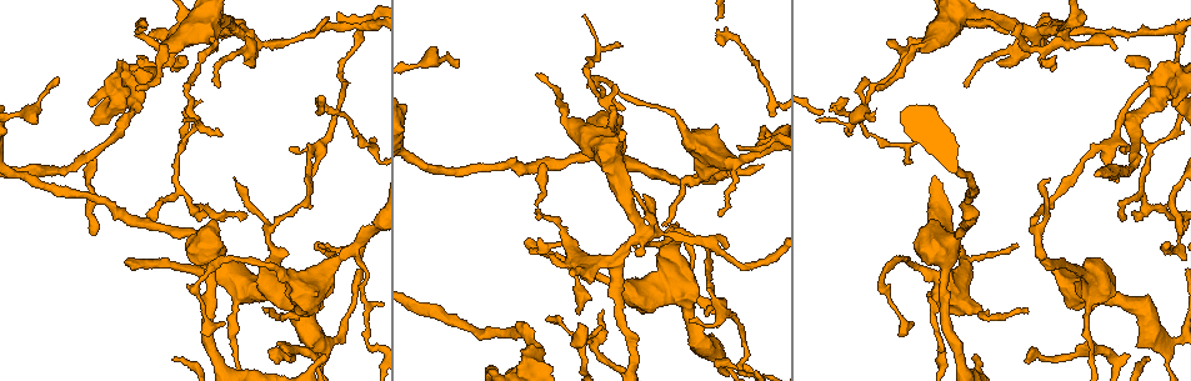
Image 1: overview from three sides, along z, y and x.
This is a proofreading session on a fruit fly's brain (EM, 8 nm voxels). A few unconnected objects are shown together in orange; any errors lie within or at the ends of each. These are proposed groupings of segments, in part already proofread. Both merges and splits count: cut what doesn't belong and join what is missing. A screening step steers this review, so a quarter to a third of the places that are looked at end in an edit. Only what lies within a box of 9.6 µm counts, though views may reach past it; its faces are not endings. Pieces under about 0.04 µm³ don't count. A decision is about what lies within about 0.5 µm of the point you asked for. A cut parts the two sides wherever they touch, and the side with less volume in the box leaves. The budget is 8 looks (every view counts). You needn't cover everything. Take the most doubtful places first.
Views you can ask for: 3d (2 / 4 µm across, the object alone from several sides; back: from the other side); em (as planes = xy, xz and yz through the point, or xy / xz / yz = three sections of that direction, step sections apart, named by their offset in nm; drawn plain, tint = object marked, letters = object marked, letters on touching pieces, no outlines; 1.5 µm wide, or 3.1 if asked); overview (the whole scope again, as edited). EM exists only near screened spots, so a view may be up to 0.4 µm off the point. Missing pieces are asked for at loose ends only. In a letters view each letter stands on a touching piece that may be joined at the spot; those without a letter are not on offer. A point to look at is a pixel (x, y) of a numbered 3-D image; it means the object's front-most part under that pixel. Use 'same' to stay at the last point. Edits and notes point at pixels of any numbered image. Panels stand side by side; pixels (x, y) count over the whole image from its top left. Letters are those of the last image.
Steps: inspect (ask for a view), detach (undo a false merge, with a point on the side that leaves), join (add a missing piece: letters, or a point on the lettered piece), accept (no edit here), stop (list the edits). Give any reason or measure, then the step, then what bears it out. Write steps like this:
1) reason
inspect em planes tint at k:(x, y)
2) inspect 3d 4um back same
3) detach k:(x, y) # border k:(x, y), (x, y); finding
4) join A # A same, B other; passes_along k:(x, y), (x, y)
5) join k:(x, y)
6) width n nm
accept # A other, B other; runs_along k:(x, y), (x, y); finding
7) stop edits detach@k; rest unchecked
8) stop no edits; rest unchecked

thin end
inspect em xy step 4 letters at 1:(665, 226)

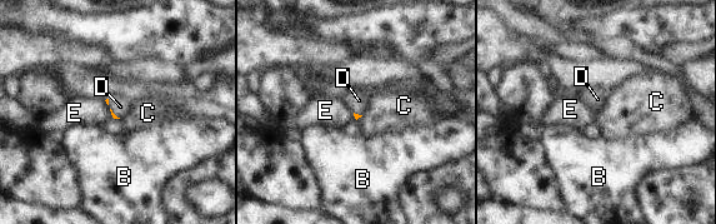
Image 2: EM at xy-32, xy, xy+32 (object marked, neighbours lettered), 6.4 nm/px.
inspect em planes letters same

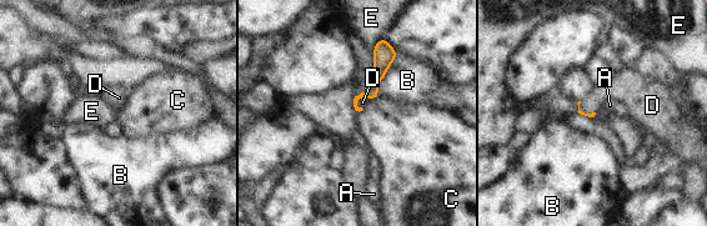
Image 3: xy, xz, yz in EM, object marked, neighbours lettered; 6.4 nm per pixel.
join D # A other, B other, C other, D same, E other; passes_along 3:(381, 65), (361, 98), (362, 103); it goes on there

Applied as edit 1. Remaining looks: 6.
inspect overview

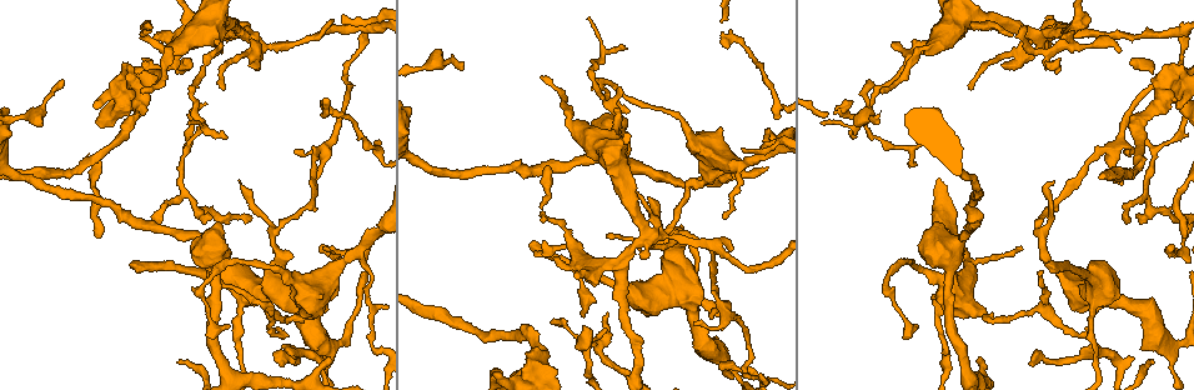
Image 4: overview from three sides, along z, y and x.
an open end
inspect em planes letters at 4:(1047, 262)

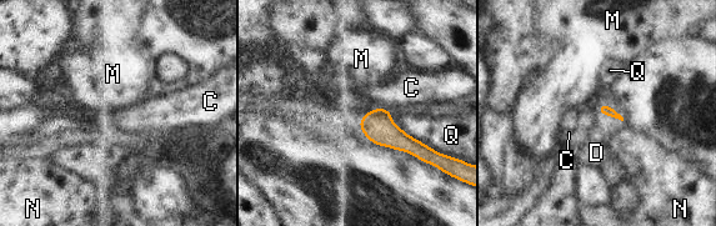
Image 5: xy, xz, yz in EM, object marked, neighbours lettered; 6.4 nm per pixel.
accept # C other, D other, M other, N other, Q other; border 5:(371, 109), (366, 112); none of them fits

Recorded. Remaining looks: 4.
branch stops here
inspect 3d 4um at 4:(1061, 39)

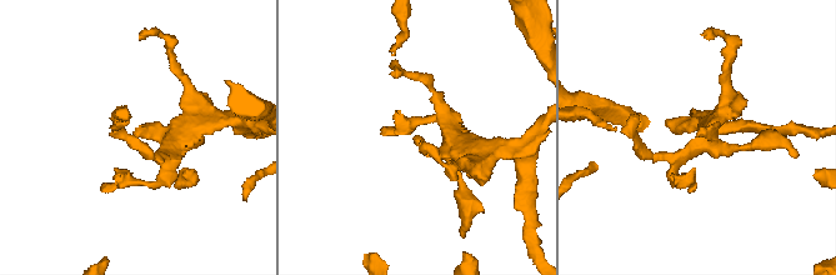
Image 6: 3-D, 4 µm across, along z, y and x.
inspect em planes letters at 6:(413, 137)

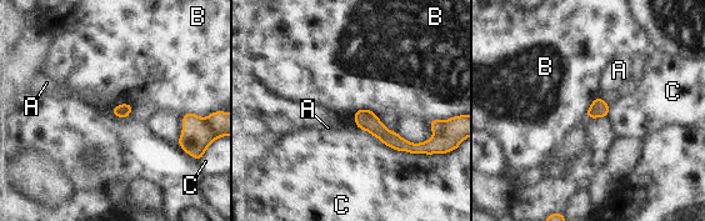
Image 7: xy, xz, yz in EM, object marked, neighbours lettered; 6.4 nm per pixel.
longest_contact C 480 nm
detach 7:(365, 119) # A other, B other, C other; border 7:(373, 134), (399, 136); two neurons meet here

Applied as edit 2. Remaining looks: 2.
stop edits join@3, detach@7; rest unchecked

